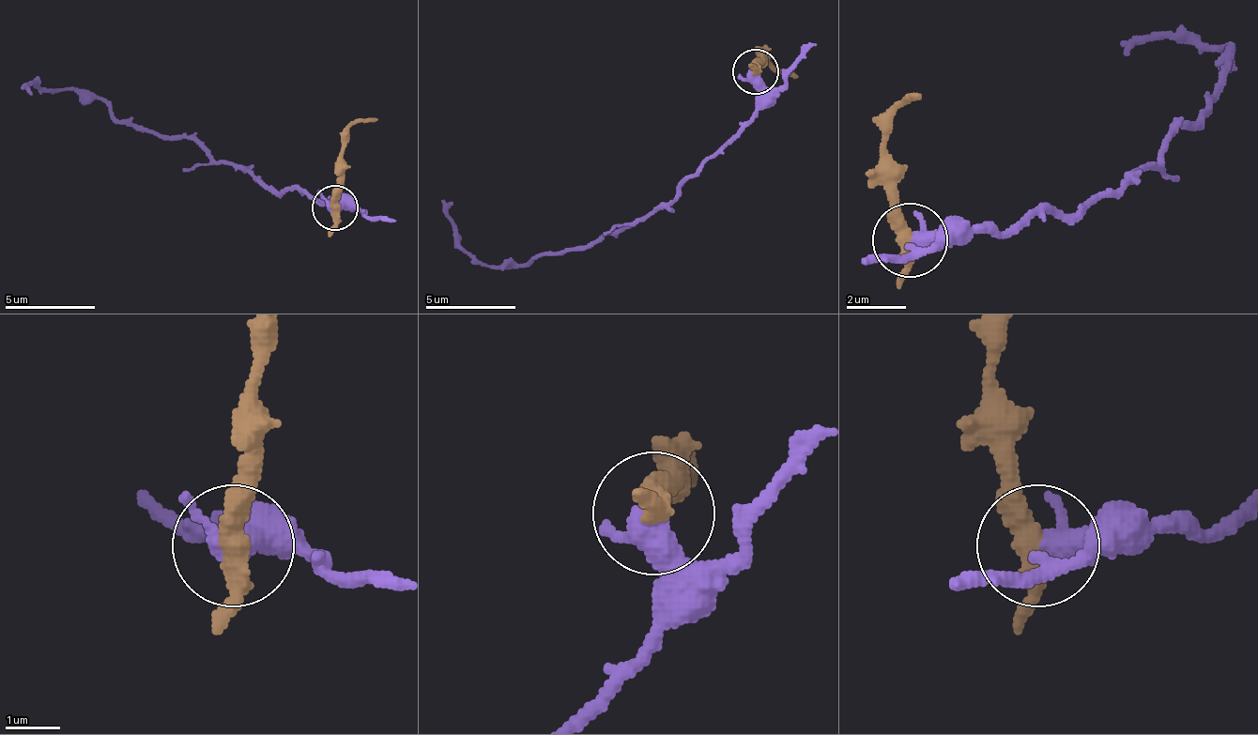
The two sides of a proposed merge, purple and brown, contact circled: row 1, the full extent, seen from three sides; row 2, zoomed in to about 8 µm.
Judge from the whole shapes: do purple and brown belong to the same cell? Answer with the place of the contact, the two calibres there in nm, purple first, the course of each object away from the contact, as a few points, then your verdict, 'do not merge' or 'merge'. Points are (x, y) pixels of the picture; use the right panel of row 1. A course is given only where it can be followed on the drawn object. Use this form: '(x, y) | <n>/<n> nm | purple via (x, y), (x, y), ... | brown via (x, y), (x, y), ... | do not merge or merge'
(910, 240) | 400/400 nm | purple via (912, 242), (978, 227), (1008, 235), (1105, 197), (1209, 108), (1232, 49), (1120, 49) | brown via (912, 242), (882, 123), (919, 93) | do not merge

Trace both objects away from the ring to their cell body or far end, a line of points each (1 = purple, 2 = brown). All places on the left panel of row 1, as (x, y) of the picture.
1: (333, 208), (333, 199), (315, 204), (216, 163), (184, 136), (126, 127), (102, 99), (39, 86), (22, 91)
2: (333, 208), (343, 136), (378, 118)

